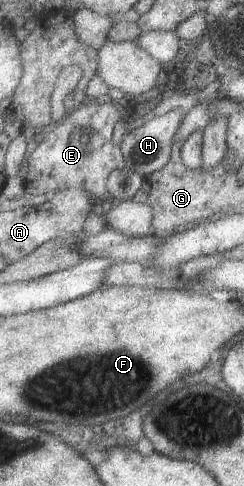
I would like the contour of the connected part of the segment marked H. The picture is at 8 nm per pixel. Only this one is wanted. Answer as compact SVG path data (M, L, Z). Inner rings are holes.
M176 106L162 116L146 115L135 122L133 130L123 136L119 144L124 152L125 166L149 178L155 171L165 168L172 159L172 148L186 112Z

